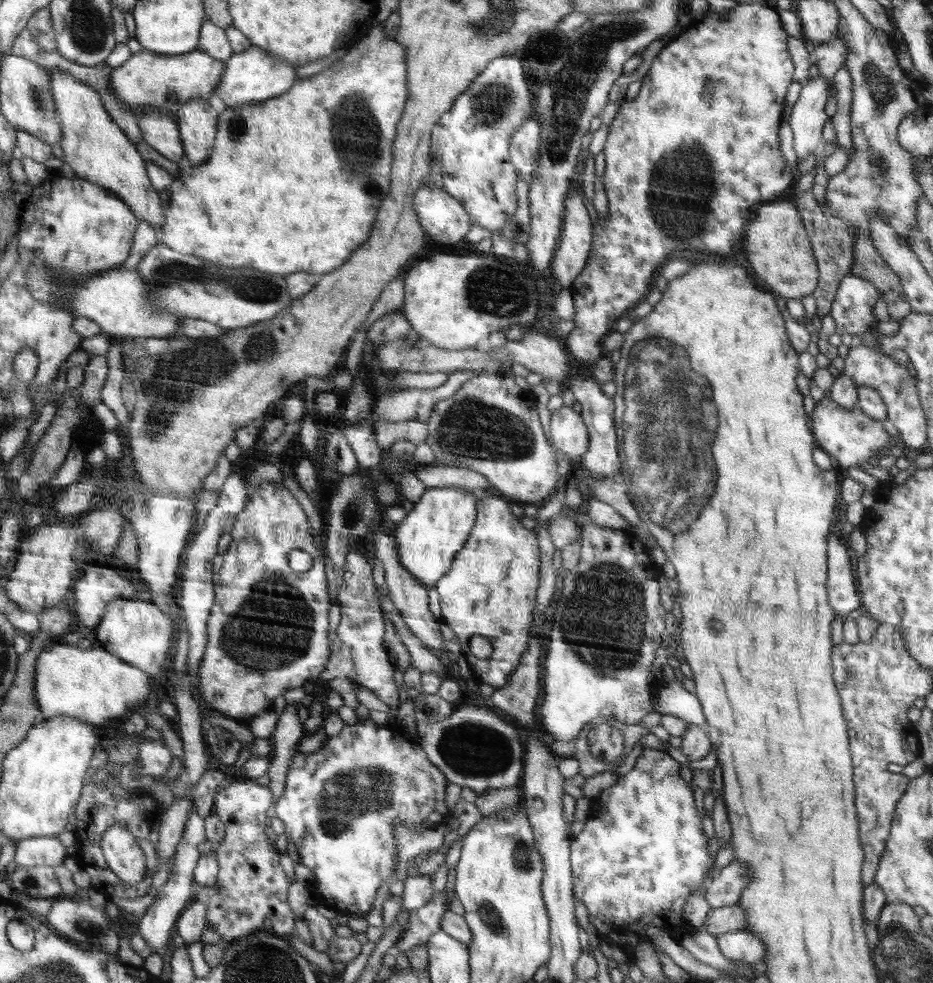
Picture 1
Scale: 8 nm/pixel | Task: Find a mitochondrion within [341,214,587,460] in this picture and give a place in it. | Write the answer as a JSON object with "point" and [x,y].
{"point":[499,290]}

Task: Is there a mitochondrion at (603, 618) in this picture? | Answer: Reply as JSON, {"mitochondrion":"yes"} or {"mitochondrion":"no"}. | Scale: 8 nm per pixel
{"mitochondrion":"yes"}

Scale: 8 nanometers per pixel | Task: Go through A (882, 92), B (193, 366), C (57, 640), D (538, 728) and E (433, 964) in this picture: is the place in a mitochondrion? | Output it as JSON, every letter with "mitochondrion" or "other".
{"A":"mitochondrion","B":"mitochondrion","C":"other","D":"other","E":"other"}

